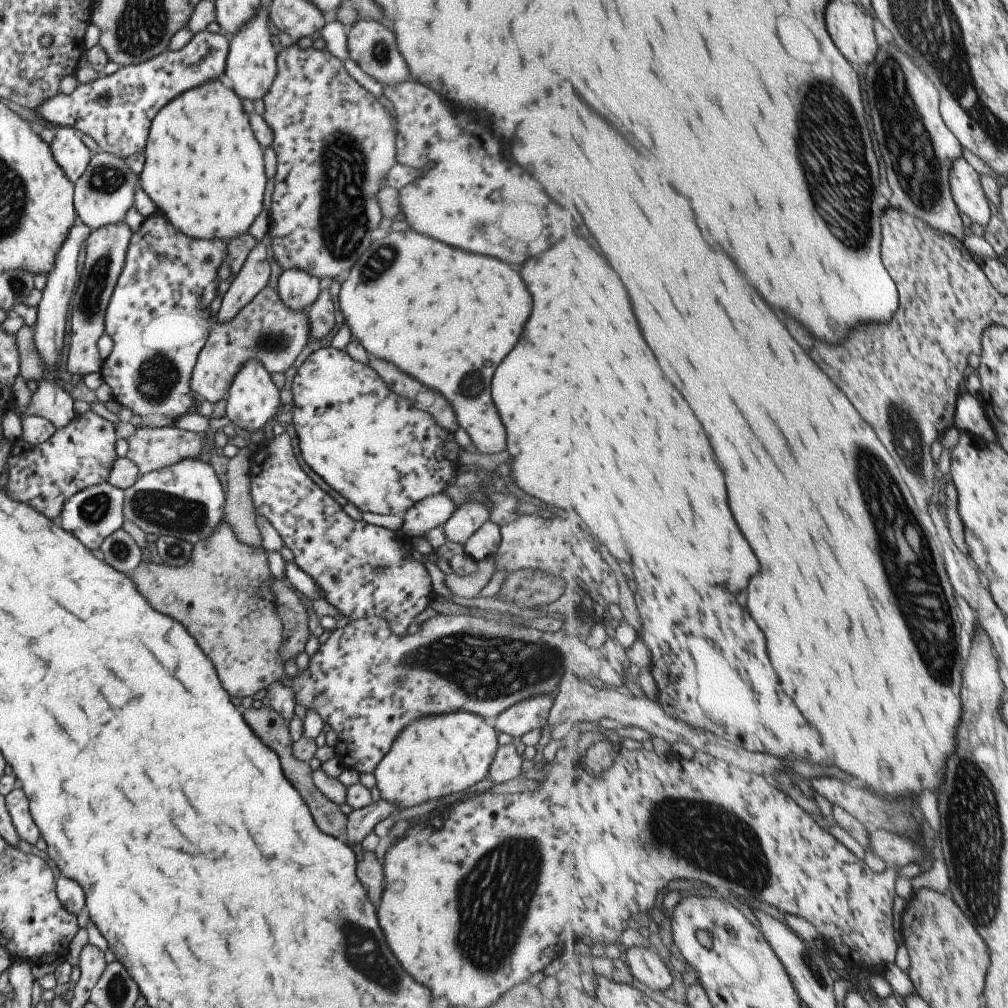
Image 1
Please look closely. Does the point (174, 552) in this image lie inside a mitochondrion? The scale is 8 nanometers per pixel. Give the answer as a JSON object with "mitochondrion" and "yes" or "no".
{"mitochondrion":"yes"}

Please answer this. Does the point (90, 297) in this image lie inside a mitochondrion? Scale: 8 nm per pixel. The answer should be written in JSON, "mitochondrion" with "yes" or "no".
{"mitochondrion":"yes"}

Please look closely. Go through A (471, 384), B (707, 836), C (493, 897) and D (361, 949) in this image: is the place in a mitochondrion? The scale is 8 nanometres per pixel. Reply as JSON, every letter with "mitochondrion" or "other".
{"A":"mitochondrion","B":"mitochondrion","C":"mitochondrion","D":"mitochondrion"}

